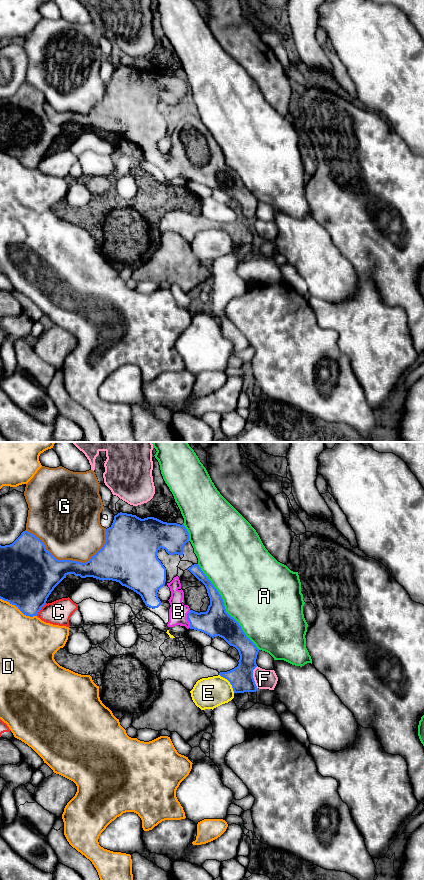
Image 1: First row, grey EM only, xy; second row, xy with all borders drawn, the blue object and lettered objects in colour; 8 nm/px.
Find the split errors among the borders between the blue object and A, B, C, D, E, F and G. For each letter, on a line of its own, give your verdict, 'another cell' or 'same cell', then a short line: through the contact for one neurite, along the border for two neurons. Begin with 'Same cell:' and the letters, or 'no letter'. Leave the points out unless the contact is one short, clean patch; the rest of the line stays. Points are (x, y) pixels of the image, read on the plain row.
Same cell: B
A: another cell
B: same cell
C: another cell
D: another cell
E: another cell
F: another cell
G: another cell

